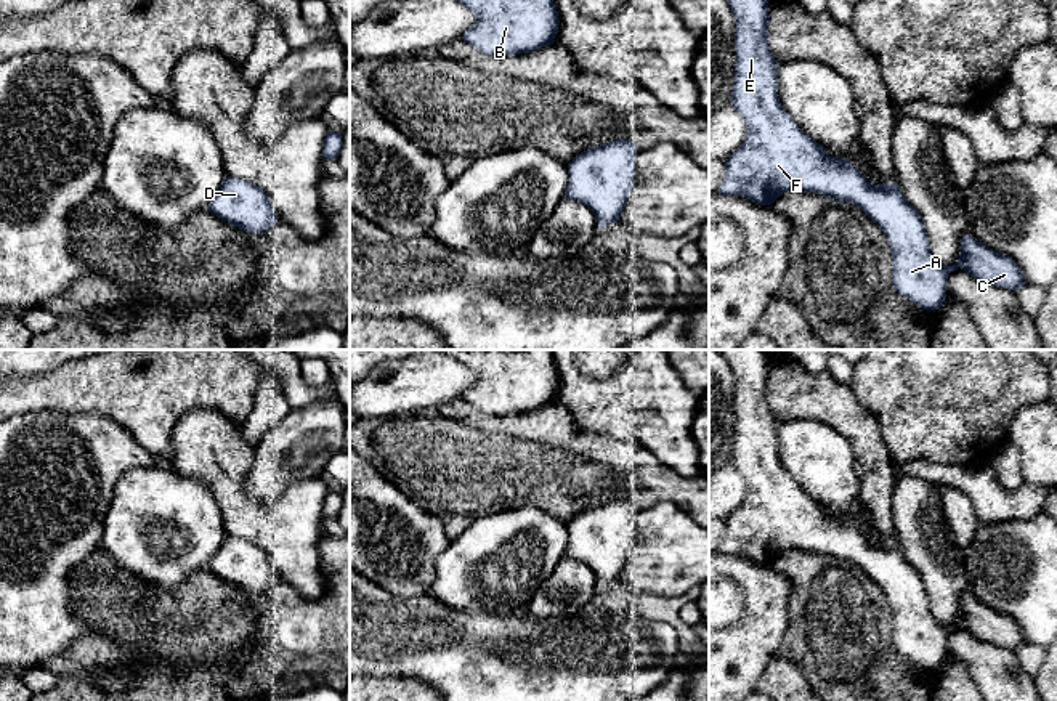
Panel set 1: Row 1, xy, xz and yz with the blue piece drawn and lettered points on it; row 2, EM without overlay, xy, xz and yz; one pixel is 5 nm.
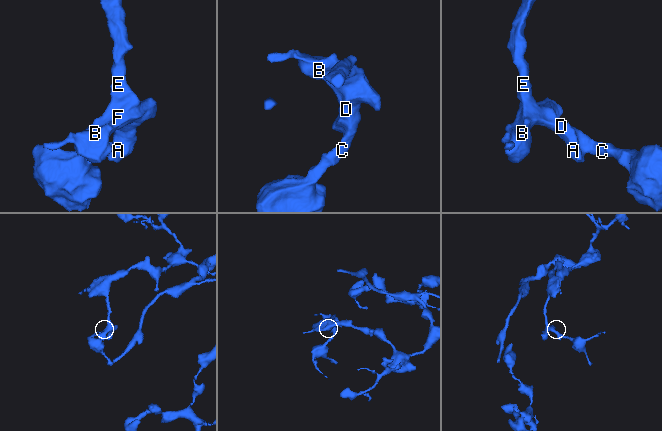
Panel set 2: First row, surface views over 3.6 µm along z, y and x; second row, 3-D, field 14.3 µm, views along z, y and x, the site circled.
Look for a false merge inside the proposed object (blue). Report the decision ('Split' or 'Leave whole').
Leave whole

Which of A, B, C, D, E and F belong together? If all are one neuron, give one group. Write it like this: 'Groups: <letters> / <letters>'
Groups: A B C D E F

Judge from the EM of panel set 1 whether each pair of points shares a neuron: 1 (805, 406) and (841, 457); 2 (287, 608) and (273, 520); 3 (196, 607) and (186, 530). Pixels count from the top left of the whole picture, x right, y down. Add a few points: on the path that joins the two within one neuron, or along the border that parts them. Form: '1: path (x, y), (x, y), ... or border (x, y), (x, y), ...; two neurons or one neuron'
1: border (778, 422), (818, 419), (834, 427), (846, 438); two neurons
2: border (278, 579), (292, 586), (308, 600), (318, 597); two neurons
3: border (207, 565), (174, 587), (156, 587); two neurons

